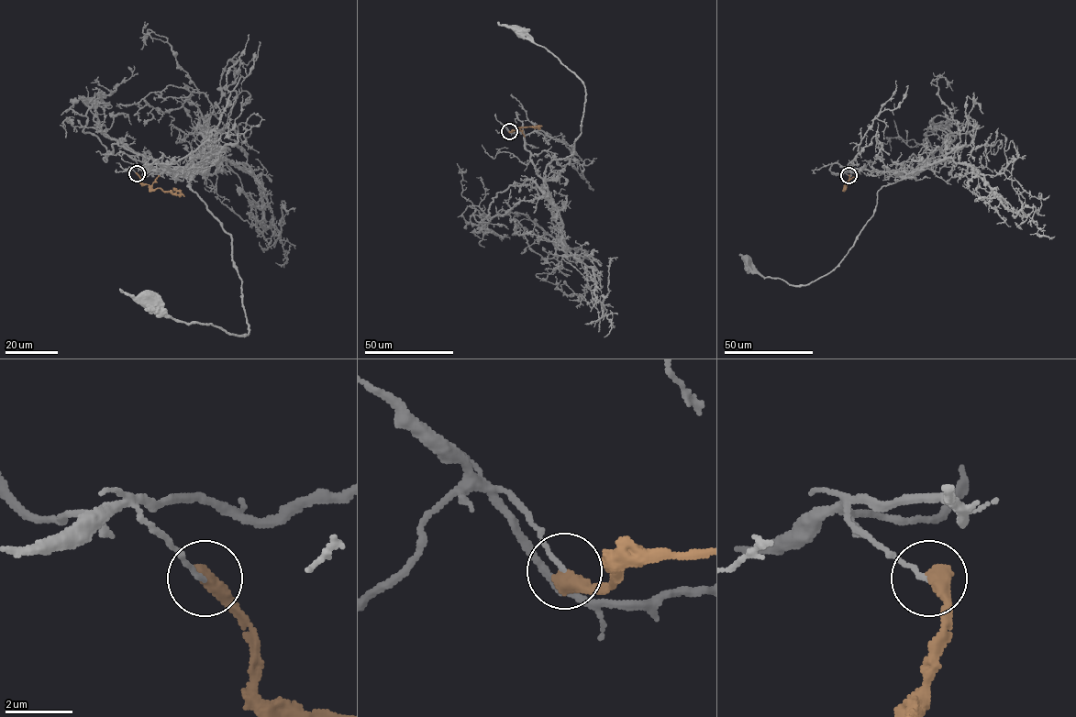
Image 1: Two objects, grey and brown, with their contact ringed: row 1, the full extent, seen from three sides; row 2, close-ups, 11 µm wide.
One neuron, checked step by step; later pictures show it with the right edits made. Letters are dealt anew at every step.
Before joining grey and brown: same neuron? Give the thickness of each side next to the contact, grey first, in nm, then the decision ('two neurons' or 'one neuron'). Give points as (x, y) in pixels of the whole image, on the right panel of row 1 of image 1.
calibres 120 and 550 nm; two neurons

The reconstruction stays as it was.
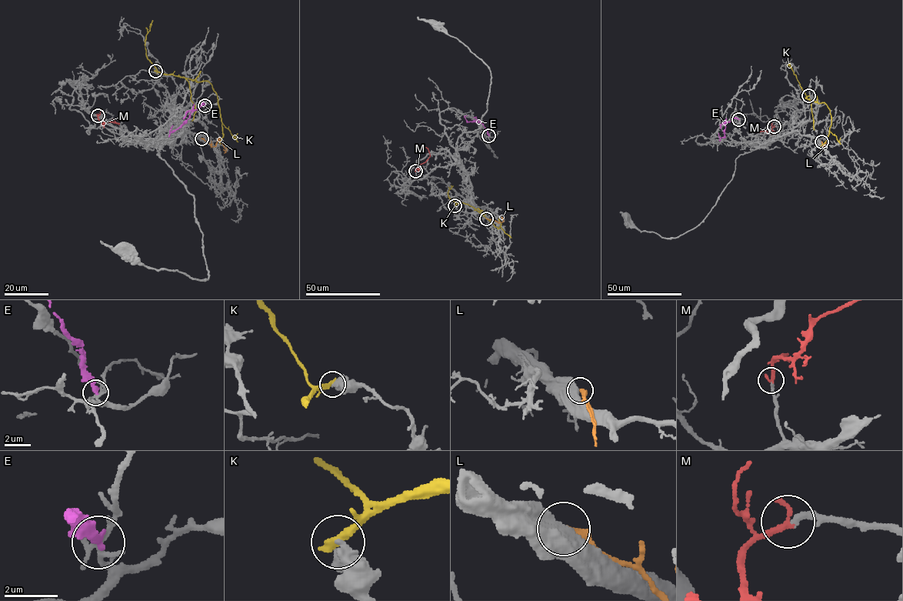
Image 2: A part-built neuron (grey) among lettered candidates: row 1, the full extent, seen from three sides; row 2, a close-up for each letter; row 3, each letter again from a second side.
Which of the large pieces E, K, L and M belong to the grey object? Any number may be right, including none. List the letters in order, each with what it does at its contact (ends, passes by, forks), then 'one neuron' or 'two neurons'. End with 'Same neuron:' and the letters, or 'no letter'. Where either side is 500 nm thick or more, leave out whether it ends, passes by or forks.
E: it ends | two neurons
K: two neurons
L: two neurons
M: it ends | one neuron
Same neuron: M

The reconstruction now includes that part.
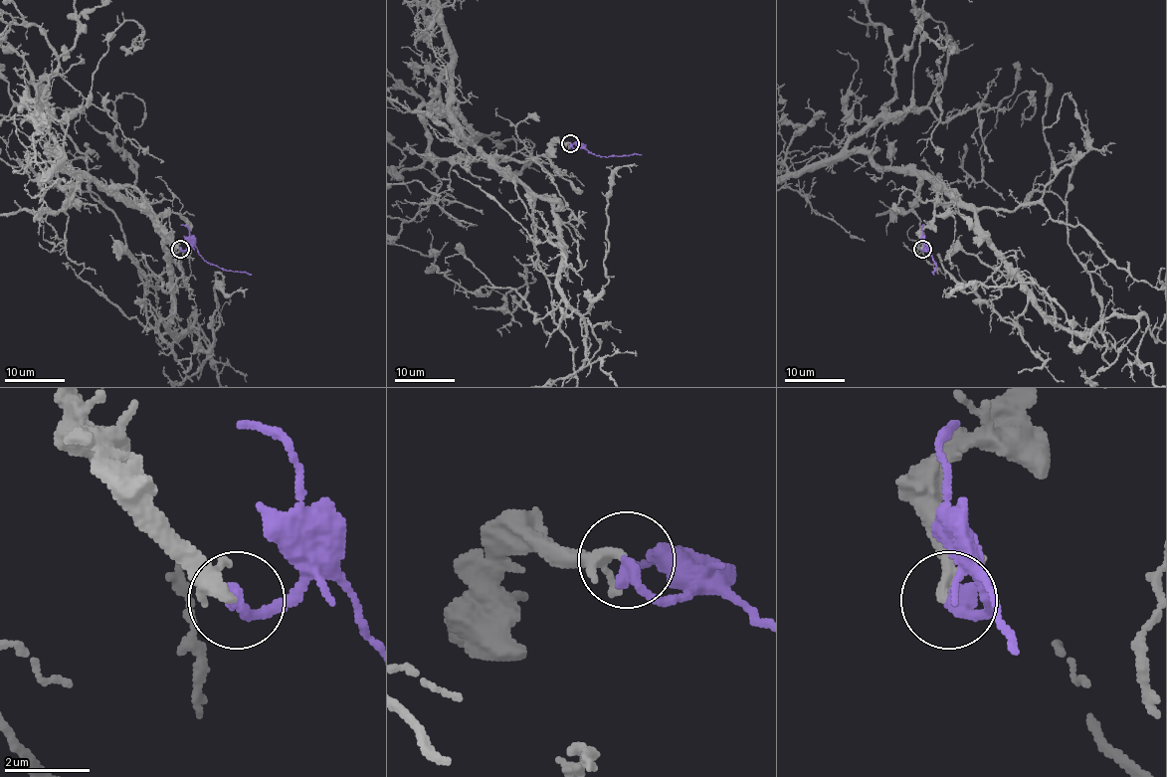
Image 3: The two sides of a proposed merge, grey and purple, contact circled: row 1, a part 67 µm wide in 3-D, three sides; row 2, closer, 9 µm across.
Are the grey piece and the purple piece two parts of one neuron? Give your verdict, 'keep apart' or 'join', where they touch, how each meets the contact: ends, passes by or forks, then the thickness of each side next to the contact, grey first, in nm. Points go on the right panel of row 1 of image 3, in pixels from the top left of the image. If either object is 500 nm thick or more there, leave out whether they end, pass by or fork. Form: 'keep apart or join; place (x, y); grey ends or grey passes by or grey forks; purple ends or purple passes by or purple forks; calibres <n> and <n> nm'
join; place (922, 249); grey passes by; purple ends; calibres 240 and 380 nm

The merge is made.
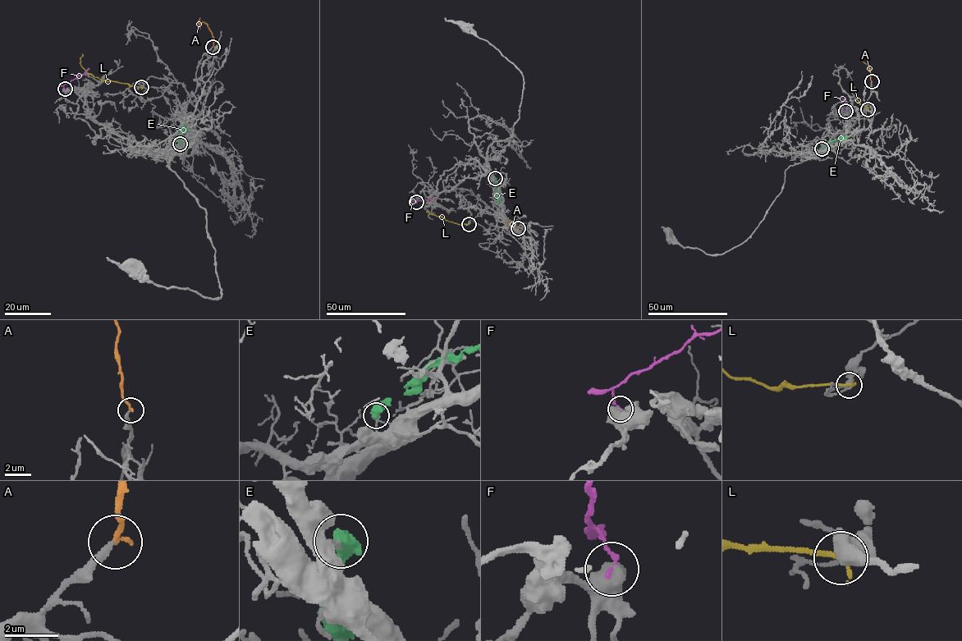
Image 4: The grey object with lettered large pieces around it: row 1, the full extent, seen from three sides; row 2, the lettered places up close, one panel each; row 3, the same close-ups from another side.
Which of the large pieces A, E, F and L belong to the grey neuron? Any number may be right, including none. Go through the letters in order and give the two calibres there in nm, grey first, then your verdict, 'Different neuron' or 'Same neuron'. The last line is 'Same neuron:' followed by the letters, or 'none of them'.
A: Thickness 240 nm (grey) against 200 nm. Same neuron
E: Thickness 140 nm (grey) against 650 nm. Different neuron
F: Thickness 750 nm (grey) against 170 nm. Different neuron
L: Thickness 280 nm (grey) against 240 nm. Different neuron
Same neuron: A

